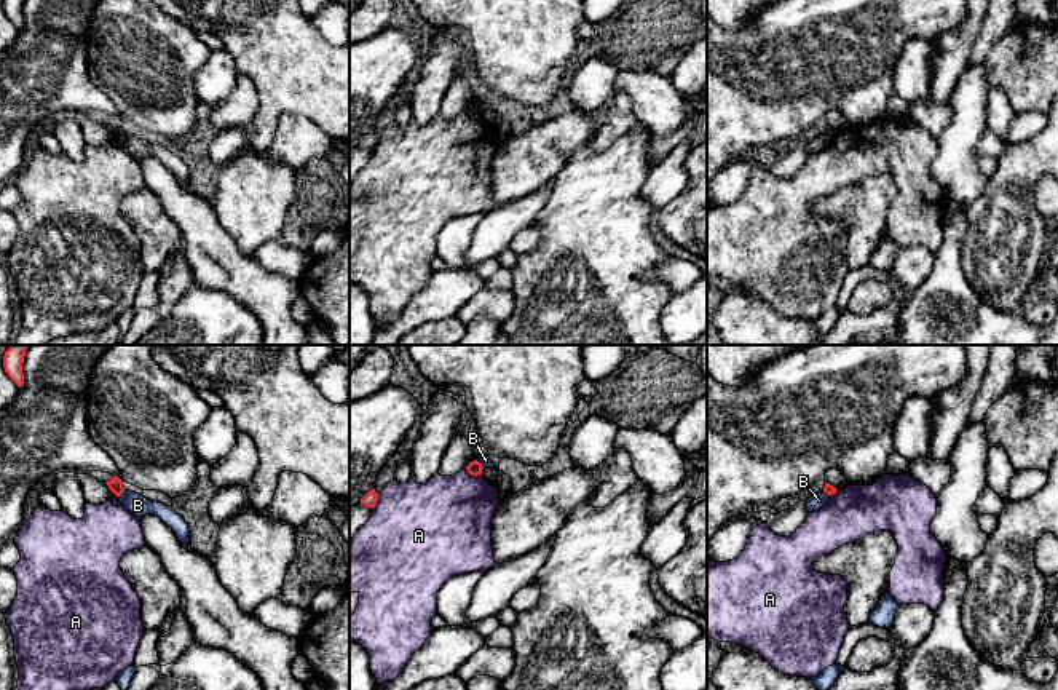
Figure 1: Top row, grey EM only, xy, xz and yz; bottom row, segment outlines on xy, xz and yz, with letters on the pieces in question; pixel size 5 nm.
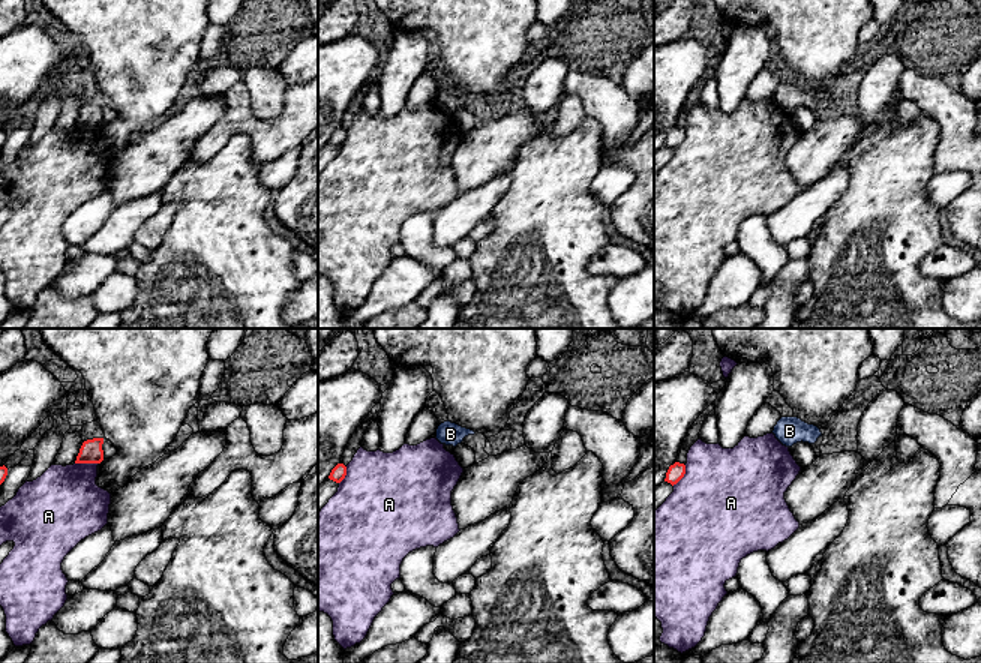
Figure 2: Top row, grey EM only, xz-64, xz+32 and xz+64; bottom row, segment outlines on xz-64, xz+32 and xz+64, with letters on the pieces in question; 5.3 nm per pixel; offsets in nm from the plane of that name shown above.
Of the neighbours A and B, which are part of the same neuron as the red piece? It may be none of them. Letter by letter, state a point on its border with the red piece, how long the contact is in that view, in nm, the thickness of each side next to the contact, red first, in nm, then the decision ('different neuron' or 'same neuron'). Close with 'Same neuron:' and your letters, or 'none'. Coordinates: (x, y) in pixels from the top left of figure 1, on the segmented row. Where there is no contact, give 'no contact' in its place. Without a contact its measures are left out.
A: xz (473, 475) | 90 nm | 70/440 nm | different neuron
B: xy (122, 492) | 50 nm | 70/110 nm | different neuron
Same neuron: none

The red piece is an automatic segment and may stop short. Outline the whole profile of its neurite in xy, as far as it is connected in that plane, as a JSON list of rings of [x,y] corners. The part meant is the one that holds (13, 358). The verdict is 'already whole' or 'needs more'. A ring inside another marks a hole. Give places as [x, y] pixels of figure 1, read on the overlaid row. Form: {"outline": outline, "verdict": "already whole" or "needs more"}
{"outline": [[[11,345],[3,356],[5,372],[19,388],[24,385],[22,363],[26,350],[26,345]]], "verdict": "already whole"}

